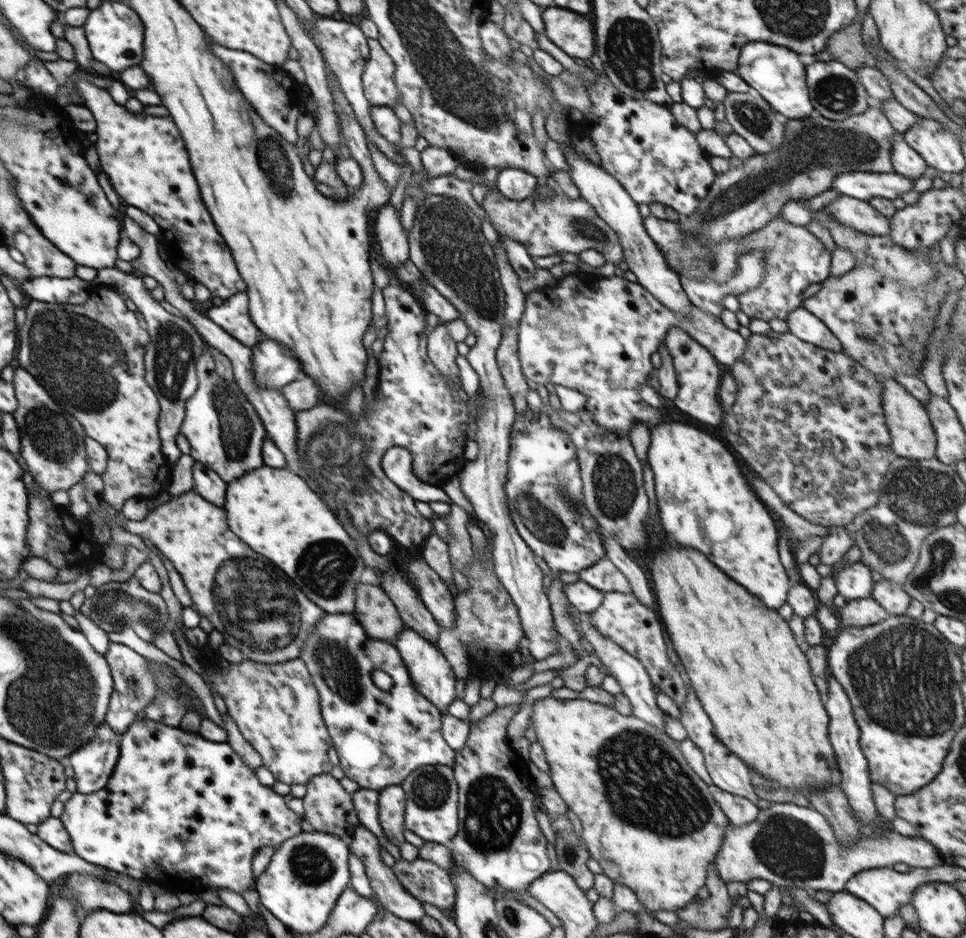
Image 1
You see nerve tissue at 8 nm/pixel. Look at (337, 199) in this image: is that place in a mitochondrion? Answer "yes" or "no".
no

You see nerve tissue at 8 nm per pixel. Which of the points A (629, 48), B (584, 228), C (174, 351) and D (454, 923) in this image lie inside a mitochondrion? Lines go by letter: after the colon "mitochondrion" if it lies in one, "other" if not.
A: mitochondrion
B: mitochondrion
C: mitochondrion
D: other

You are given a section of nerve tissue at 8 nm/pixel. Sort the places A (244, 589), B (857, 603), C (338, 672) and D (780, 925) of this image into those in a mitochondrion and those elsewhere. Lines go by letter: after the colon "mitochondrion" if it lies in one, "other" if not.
A: mitochondrion
B: other
C: mitochondrion
D: other

